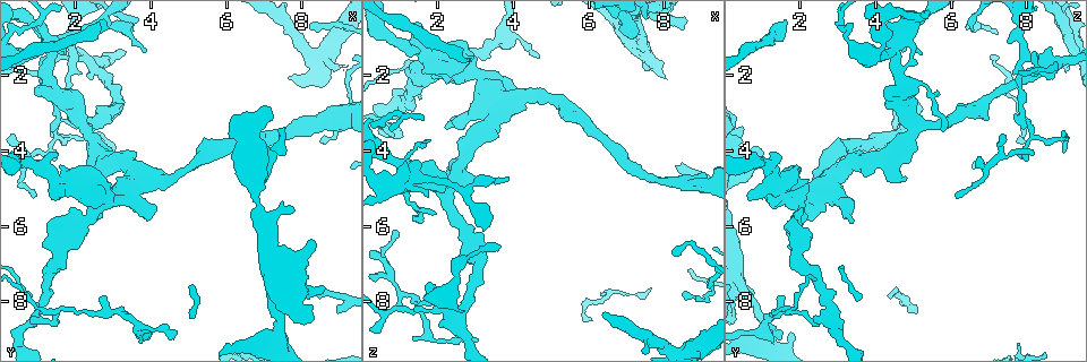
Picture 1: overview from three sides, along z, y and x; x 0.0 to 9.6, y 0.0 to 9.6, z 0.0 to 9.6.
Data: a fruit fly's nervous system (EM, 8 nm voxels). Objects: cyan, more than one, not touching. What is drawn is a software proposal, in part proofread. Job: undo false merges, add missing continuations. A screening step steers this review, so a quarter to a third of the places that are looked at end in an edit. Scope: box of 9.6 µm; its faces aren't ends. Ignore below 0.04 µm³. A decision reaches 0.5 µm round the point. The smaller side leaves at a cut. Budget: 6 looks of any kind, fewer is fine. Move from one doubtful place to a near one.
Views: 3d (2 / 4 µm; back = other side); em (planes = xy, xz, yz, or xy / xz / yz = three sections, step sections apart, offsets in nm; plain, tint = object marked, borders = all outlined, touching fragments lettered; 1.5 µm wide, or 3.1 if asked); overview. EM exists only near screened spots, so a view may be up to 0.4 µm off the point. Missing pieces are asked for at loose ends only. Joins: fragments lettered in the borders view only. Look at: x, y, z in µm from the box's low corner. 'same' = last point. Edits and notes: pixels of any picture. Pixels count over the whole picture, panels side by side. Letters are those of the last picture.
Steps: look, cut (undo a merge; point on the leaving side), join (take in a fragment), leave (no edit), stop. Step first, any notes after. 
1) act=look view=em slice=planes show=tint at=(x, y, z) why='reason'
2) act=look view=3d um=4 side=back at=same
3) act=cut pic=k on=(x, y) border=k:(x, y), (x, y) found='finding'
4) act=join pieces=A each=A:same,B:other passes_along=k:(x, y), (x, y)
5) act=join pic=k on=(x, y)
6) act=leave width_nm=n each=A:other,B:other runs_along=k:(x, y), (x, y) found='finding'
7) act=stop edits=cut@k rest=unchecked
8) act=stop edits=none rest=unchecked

act=look view=3d um=4 at=(7.35, 8.80, 1.10)

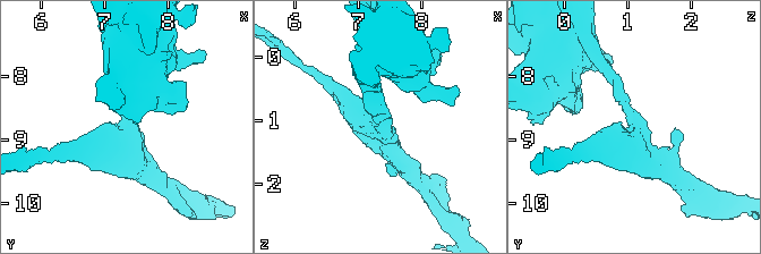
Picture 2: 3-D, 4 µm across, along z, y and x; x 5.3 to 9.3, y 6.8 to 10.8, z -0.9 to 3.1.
act=look view=em slice=planes show=tint at=(7.35, 8.80, 1.10) why='now the EM'

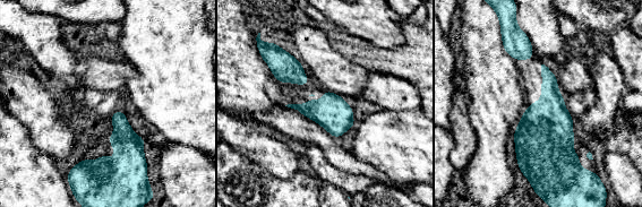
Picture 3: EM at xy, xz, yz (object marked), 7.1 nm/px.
act=look view=em slice=planes show=borders at=same

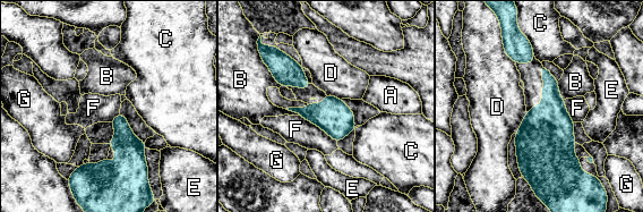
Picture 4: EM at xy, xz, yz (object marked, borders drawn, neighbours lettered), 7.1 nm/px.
act=leave width_nm=240 each=A:other,B:other,C:other,D:other,E:other,F:other,G:other border=4:(502, 42), (505, 53), (515, 62) found='one cell here'

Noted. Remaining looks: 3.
act=look view=em slice=yz step=4 show=borders at=(2.85, 0.80, 1.60) why='branch stops here'

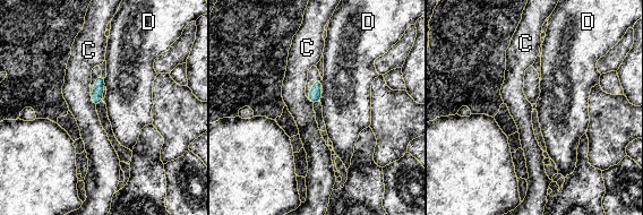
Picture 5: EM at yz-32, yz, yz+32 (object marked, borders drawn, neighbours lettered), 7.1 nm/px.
act=leave each=C:other,D:other border=5:(89, 96), (89, 101), (95, 108) found='no lettered fragment goes on from it'

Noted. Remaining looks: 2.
act=stop edits=none rest=unchecked

